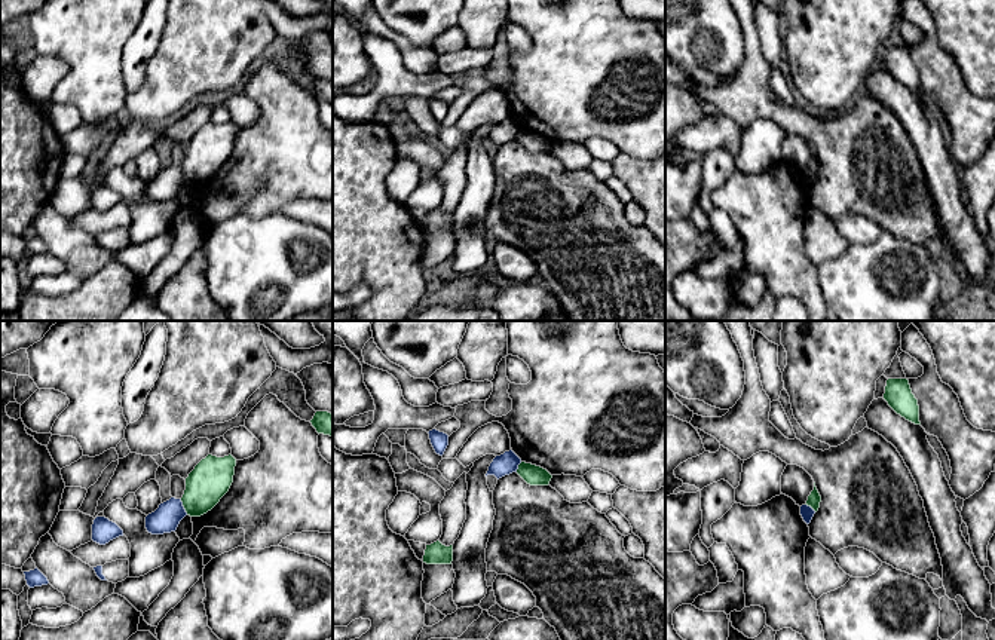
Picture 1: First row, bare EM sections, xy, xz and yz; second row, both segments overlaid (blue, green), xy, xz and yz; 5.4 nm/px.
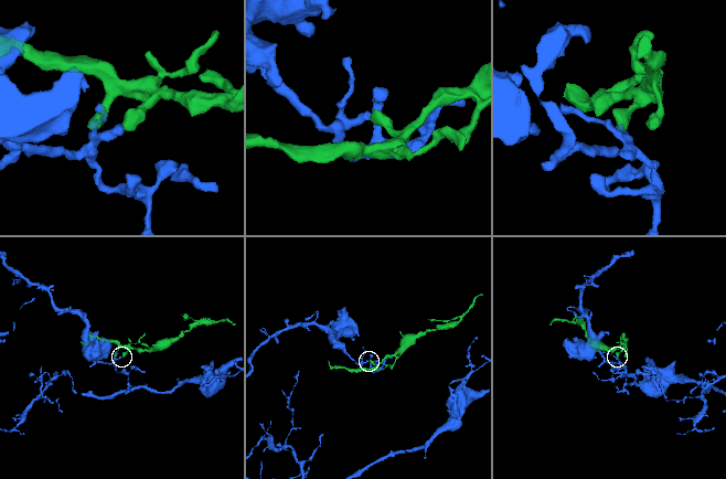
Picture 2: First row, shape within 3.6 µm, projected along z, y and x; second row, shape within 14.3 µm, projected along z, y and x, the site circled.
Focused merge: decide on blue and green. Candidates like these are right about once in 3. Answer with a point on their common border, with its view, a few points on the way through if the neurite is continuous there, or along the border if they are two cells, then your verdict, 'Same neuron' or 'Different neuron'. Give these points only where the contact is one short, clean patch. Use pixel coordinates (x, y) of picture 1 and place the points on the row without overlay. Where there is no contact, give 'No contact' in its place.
Touches blue at xy (183, 174). Boundary: xy (180, 167), (187, 181). Different neuron

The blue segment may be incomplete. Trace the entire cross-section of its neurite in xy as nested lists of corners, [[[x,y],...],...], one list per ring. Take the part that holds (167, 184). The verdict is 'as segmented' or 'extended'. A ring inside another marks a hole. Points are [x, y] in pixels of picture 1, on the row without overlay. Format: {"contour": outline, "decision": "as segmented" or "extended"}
{"contour": [[[171,165],[146,184],[146,196],[151,202],[171,200],[177,197],[186,183],[181,166]]], "decision": "as segmented"}

